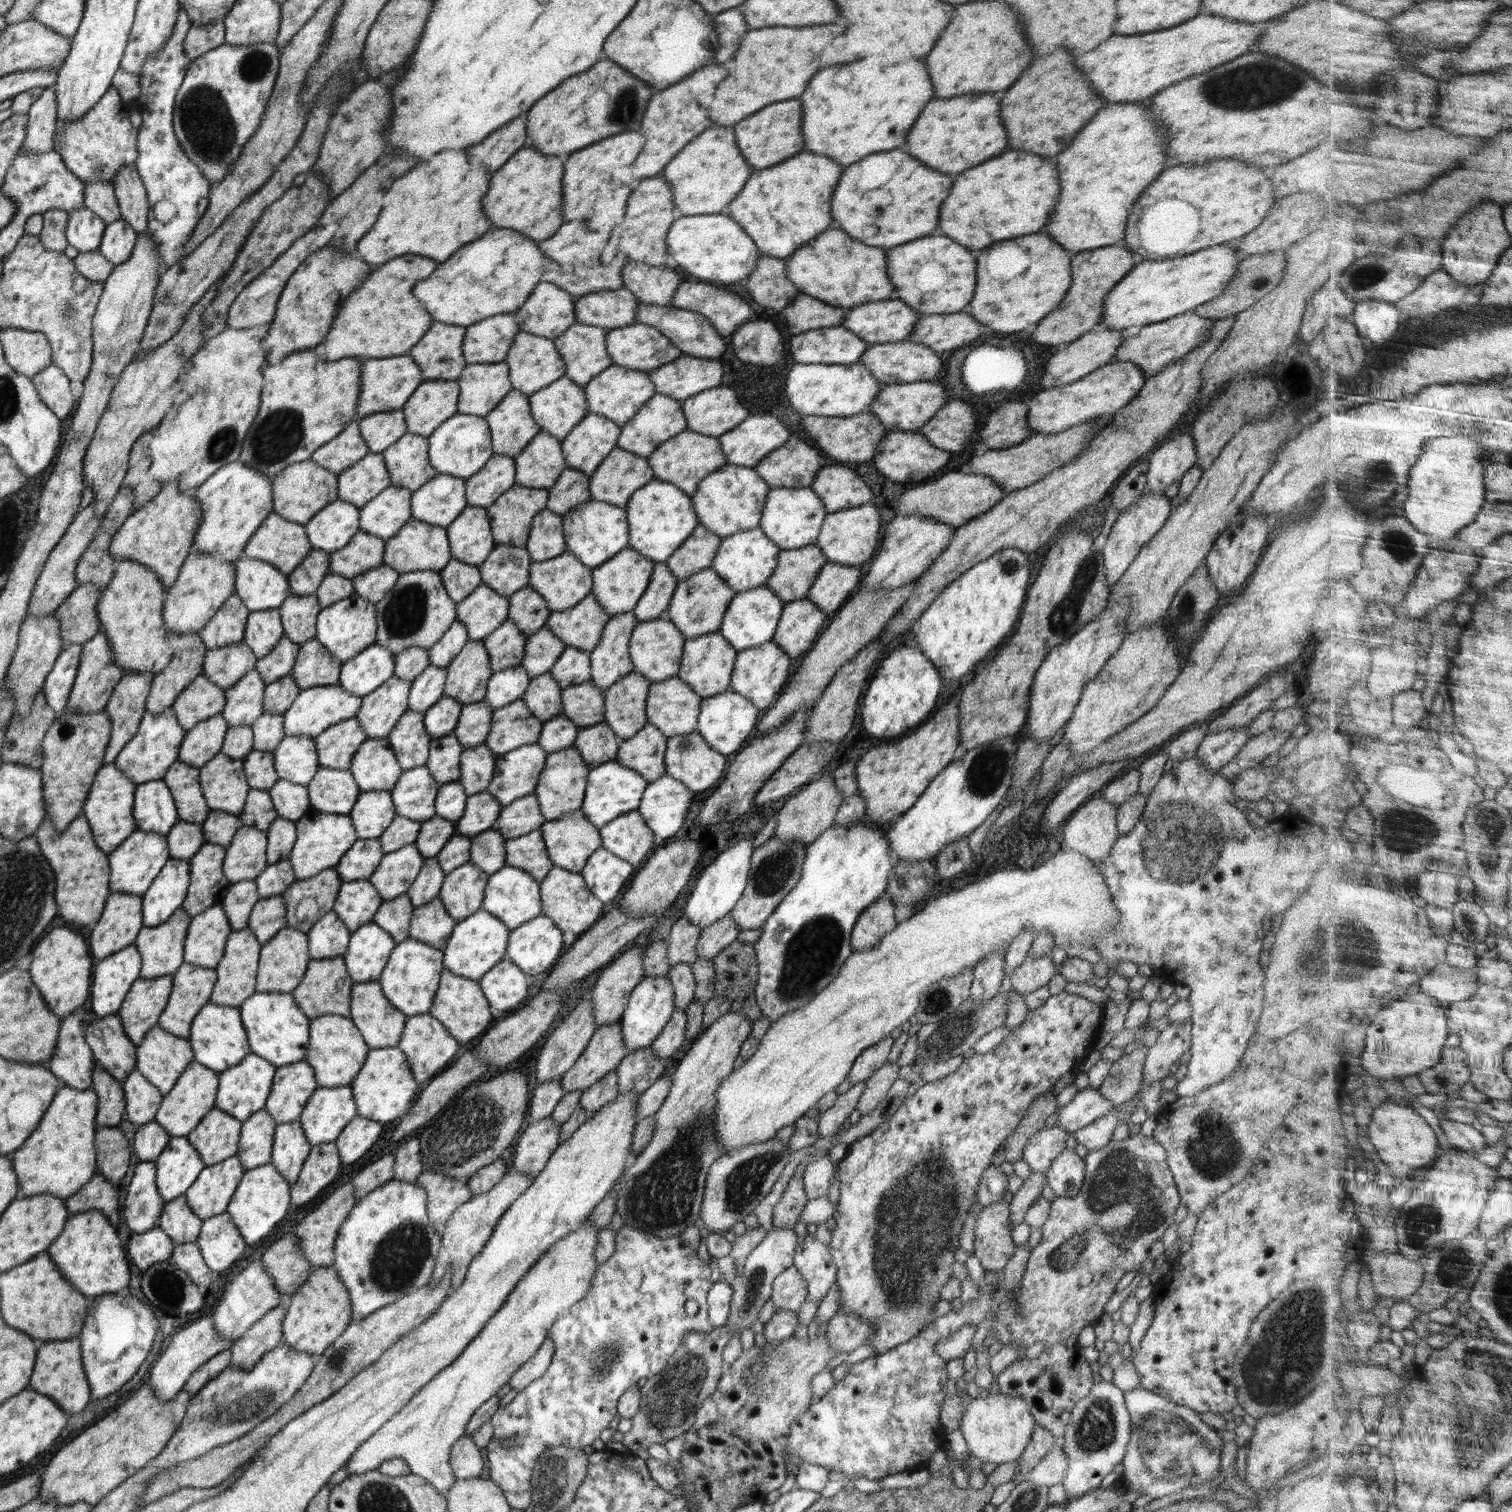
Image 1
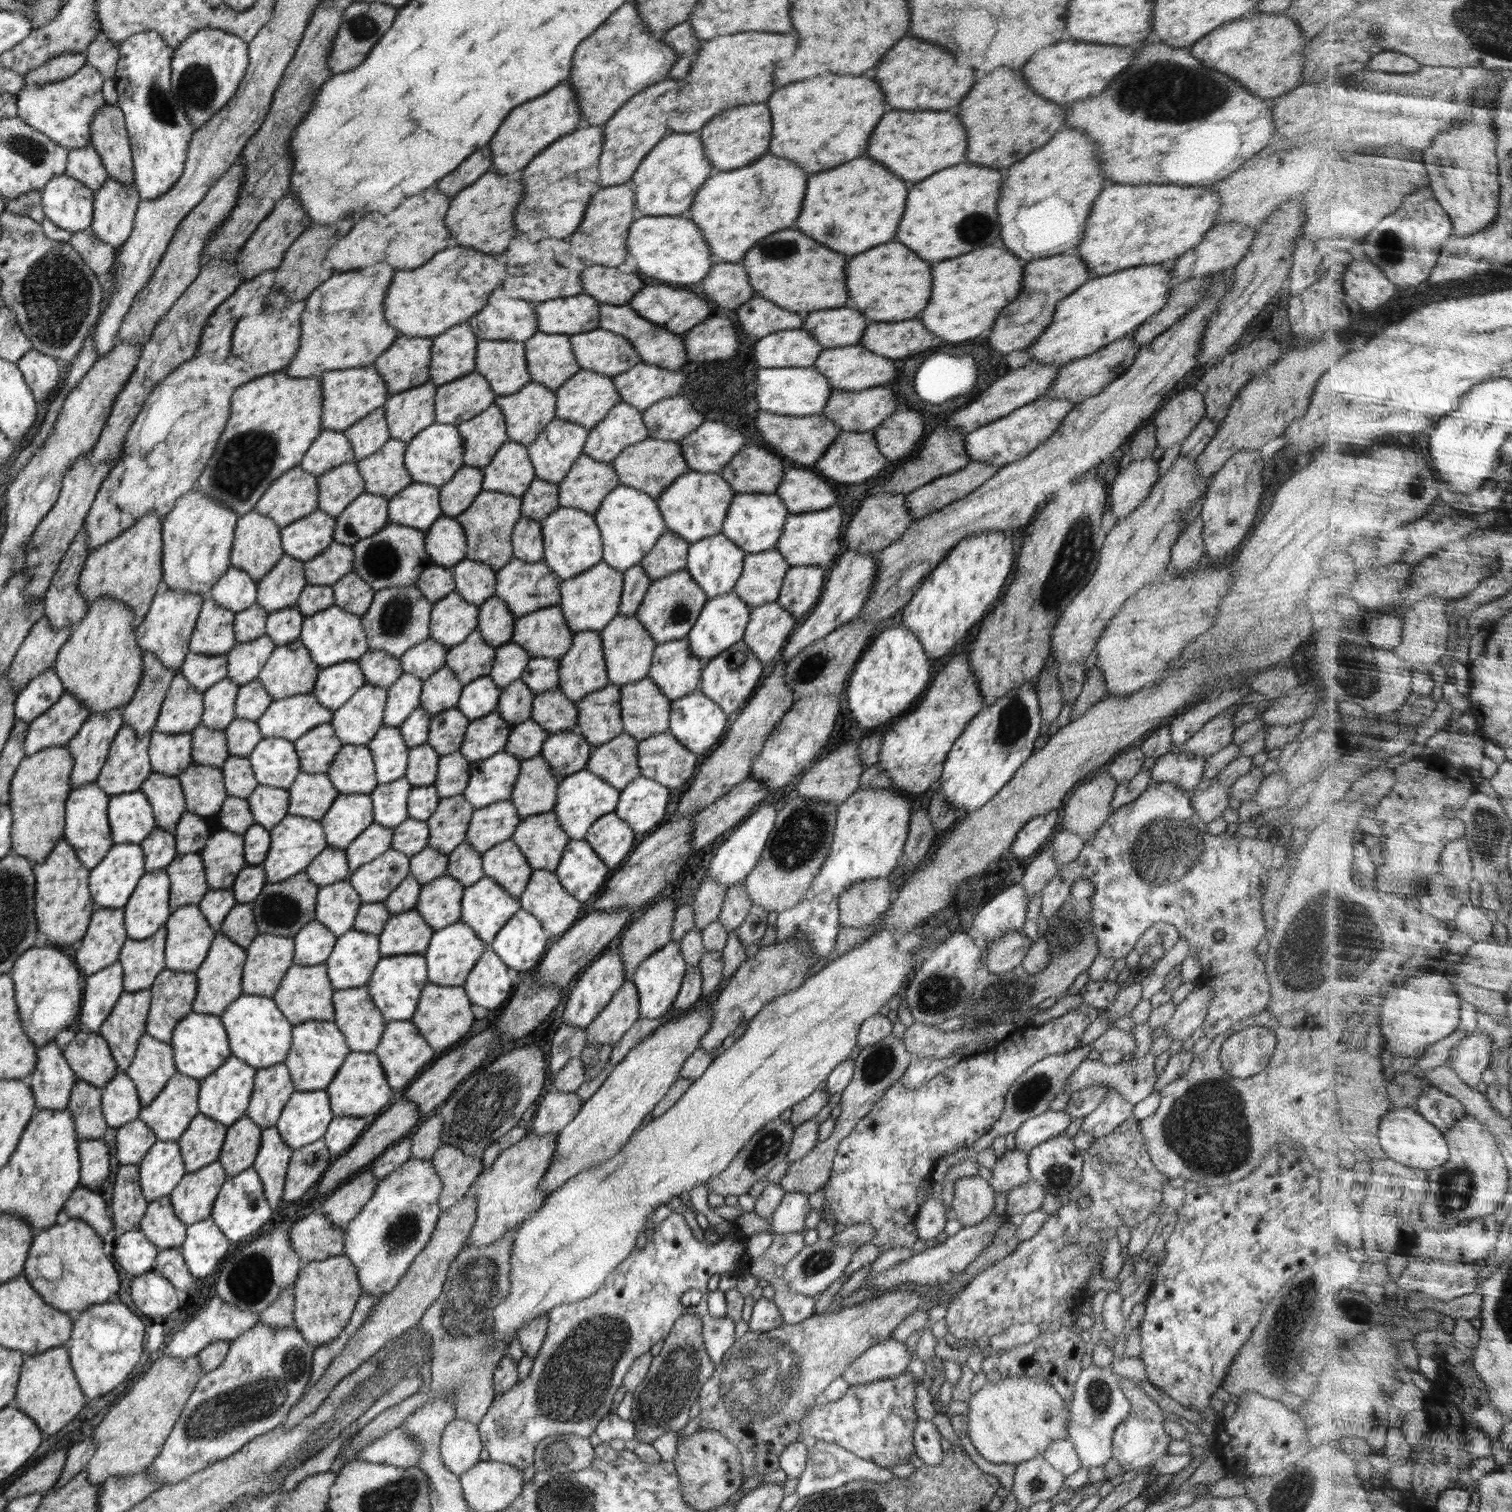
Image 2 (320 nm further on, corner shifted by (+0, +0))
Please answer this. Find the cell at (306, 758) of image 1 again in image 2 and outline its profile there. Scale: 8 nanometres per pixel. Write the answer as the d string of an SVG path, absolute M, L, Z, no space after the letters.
M263 738L248 757L258 784L290 788L300 774L294 743L285 738Z

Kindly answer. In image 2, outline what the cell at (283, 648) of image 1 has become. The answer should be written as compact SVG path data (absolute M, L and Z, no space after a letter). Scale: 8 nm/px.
M268 635L247 643L236 643L225 654L228 661L227 678L238 685L258 678L262 667L276 647Z

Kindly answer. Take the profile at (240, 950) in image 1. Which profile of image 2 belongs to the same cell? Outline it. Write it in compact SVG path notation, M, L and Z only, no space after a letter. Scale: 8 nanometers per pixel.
M221 933L215 935L213 944L208 951L206 959L202 961L199 970L195 971L196 979L198 979L197 999L192 1003L192 1011L214 1016L220 1016L227 1006L234 1003L242 994L242 974L246 964L247 952L240 945L232 942L227 936Z

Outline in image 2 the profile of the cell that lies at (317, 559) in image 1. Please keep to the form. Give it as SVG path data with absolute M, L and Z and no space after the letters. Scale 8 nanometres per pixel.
M282 556L272 570L256 582L256 603L269 613L295 606L307 585L303 566L302 560Z

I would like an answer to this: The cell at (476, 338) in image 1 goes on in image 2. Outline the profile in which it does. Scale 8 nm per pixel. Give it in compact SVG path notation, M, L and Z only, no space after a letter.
M467 322L457 324L432 339L429 380L436 386L475 371L479 339Z

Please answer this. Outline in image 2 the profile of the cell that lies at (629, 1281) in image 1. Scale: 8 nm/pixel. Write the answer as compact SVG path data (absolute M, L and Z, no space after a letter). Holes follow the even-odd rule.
M676 1211L654 1228L652 1238L646 1246L632 1251L609 1275L604 1284L587 1299L570 1304L555 1306L549 1313L549 1323L544 1342L533 1367L524 1380L519 1380L509 1391L496 1395L488 1412L477 1424L482 1447L490 1453L490 1459L495 1462L510 1464L518 1471L527 1469L534 1463L534 1450L544 1438L552 1435L572 1435L590 1438L603 1416L610 1413L616 1390L623 1384L623 1378L631 1364L660 1338L666 1338L672 1330L677 1318L682 1315L698 1315L703 1322L703 1341L705 1349L713 1363L724 1359L726 1351L737 1339L734 1337L734 1322L732 1319L715 1319L708 1315L707 1280L714 1274L724 1274L728 1271L743 1273L747 1264L748 1238L743 1234L732 1232L721 1238L716 1245L709 1246L706 1241L697 1240L692 1234L686 1219ZM688 1290L700 1290L702 1297L695 1307L684 1307L680 1303L681 1296Z

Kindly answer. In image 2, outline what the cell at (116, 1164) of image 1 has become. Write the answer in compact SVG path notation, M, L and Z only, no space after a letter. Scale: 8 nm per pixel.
M102 1139L85 1140L79 1143L79 1185L97 1191L110 1174L110 1149Z

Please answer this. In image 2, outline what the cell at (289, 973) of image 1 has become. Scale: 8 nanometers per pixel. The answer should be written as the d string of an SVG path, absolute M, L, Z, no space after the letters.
M259 933L247 952L242 974L242 991L246 995L271 998L280 988L288 968L294 964L295 942L292 936Z

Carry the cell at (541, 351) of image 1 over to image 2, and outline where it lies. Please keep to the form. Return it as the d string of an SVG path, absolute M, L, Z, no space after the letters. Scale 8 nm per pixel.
M484 340L477 342L475 371L479 372L497 396L518 392L526 383L532 382L522 342L505 340Z

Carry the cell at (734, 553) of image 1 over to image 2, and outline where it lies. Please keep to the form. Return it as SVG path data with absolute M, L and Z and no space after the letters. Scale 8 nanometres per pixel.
M720 532L708 539L691 544L685 569L704 591L704 594L711 599L733 590L743 571L744 556L746 553Z

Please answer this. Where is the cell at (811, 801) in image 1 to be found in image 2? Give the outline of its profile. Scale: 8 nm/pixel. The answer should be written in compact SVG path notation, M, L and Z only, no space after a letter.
M848 742L848 744L840 746L838 752L834 750L823 761L815 762L797 784L799 795L808 799L823 800L825 803L836 806L842 804L856 789L860 788L860 777L864 769L858 758L856 746L858 746L856 742Z

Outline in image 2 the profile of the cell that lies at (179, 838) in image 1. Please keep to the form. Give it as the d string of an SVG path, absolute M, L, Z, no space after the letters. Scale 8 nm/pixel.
M159 826L139 844L145 854L145 872L165 869L177 855L175 836L172 831Z

